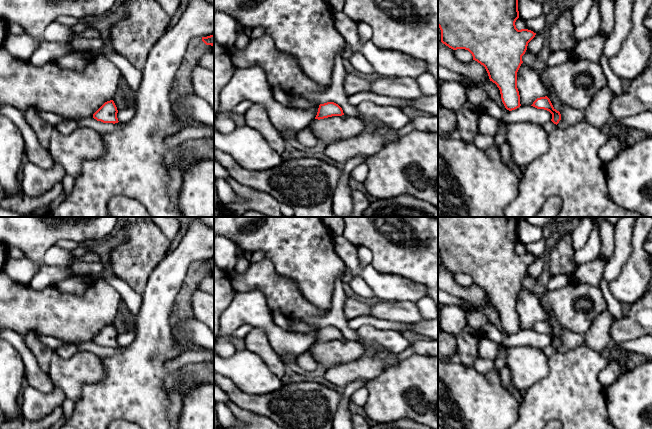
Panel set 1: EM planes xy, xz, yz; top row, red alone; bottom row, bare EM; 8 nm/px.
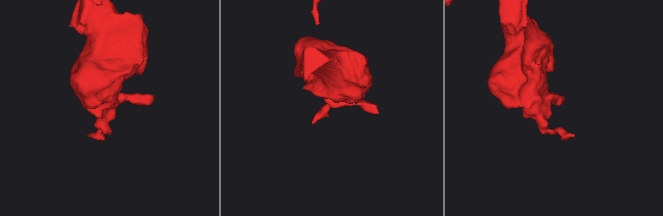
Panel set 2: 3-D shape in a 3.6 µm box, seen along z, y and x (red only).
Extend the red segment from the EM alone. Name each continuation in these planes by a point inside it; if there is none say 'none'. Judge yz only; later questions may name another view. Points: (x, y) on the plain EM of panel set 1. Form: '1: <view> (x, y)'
none

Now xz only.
none

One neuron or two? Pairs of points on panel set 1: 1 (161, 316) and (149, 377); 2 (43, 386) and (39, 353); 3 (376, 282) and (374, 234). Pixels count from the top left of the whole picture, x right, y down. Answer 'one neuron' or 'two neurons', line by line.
1: one neuron
2: two neurons
3: two neurons

